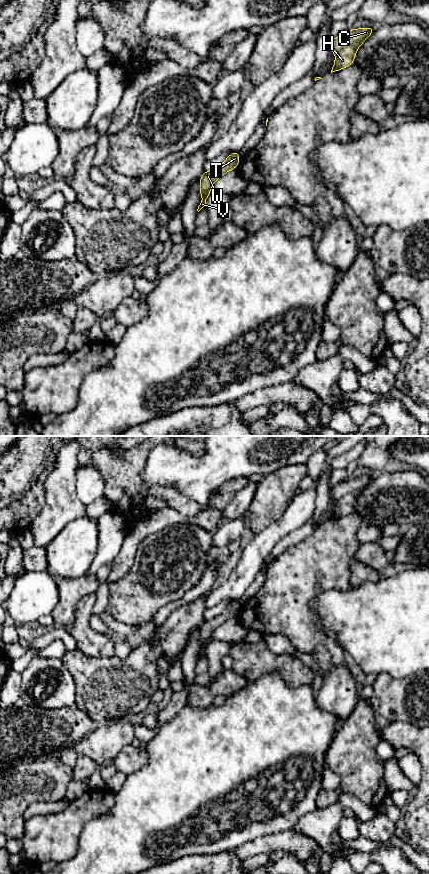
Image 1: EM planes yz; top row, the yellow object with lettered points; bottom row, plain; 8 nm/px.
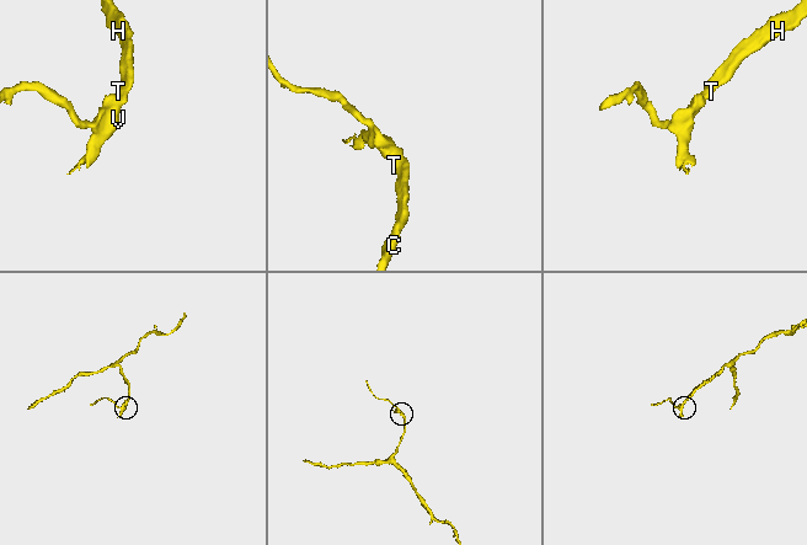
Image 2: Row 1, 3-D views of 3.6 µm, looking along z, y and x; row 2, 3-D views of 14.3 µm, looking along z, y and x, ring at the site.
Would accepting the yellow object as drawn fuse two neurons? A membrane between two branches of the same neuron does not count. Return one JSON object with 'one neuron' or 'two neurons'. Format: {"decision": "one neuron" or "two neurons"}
{"decision": "one neuron"}

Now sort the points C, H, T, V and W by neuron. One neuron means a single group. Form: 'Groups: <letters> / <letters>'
Groups: C H T V W

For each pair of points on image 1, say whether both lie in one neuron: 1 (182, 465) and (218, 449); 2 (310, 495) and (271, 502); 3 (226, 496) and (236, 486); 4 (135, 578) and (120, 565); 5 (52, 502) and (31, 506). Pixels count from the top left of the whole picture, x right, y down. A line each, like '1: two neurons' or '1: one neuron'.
1: one neuron
2: two neurons
3: one neuron
4: two neurons
5: two neurons

